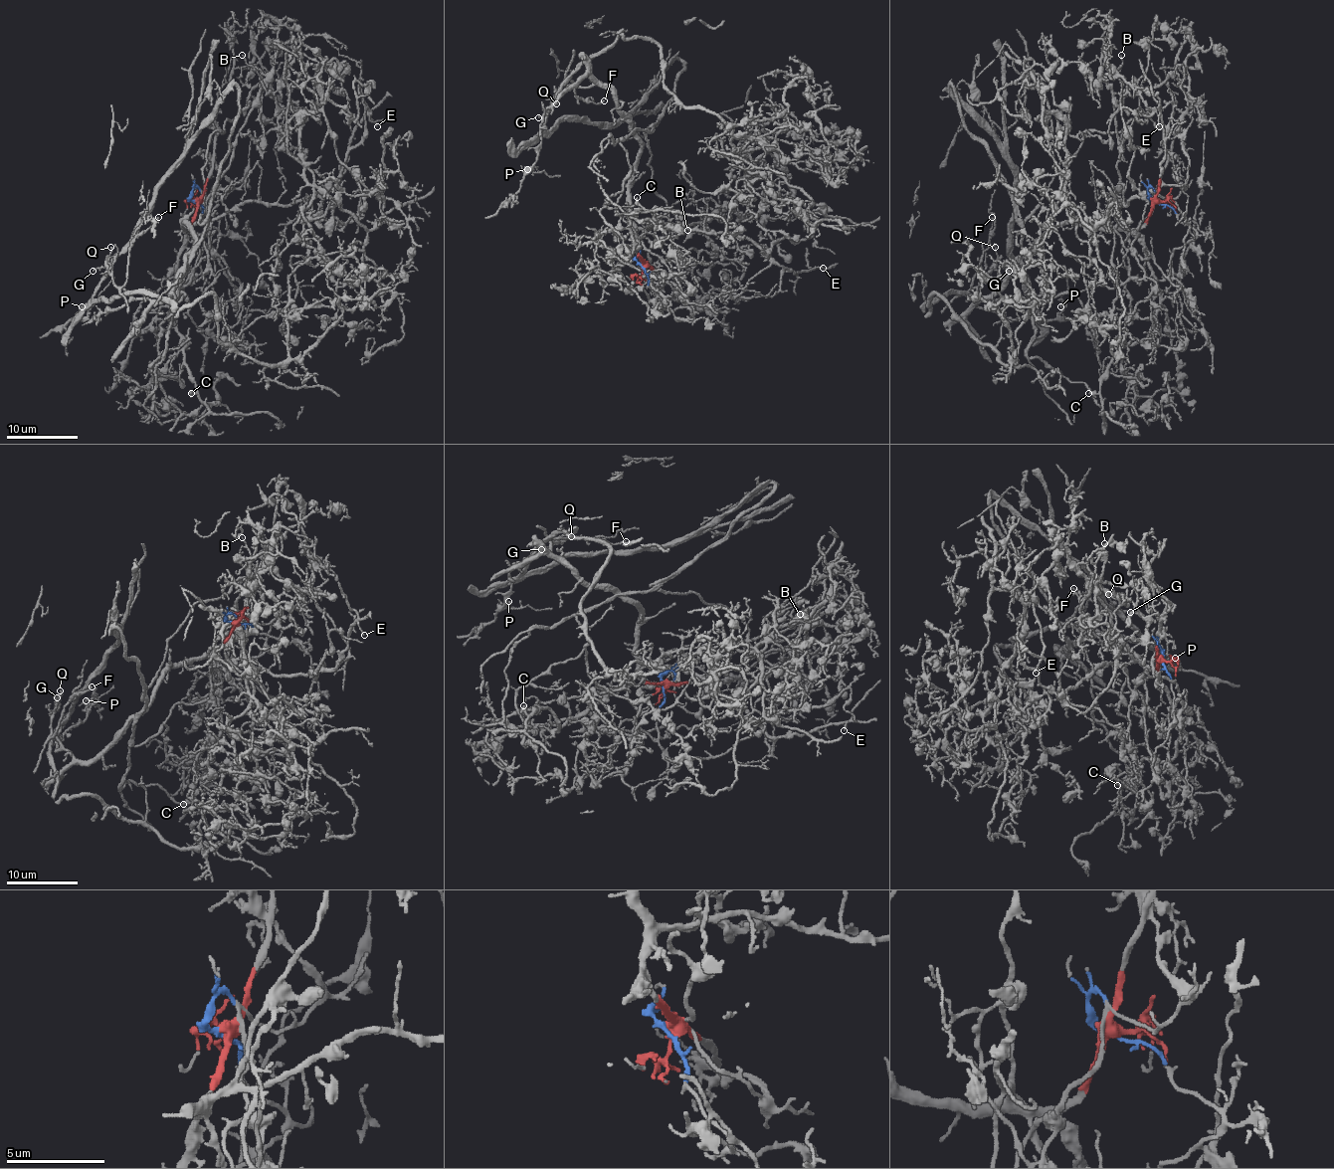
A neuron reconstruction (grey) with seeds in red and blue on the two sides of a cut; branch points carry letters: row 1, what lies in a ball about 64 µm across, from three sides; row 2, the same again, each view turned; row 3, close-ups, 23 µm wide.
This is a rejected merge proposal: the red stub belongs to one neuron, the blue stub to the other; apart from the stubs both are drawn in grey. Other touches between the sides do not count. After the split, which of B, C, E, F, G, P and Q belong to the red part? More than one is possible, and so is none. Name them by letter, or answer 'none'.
B, C, E, F, G, P, Q

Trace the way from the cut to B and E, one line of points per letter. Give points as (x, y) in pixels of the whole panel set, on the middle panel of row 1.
B: (642, 265), (633, 236), (640, 229), (660, 226), (679, 229), (700, 224), (711, 215), (704, 226), (688, 229)
E: (642, 265), (635, 251), (635, 235), (640, 229), (682, 224), (691, 231), (750, 240), (793, 274), (822, 269)

